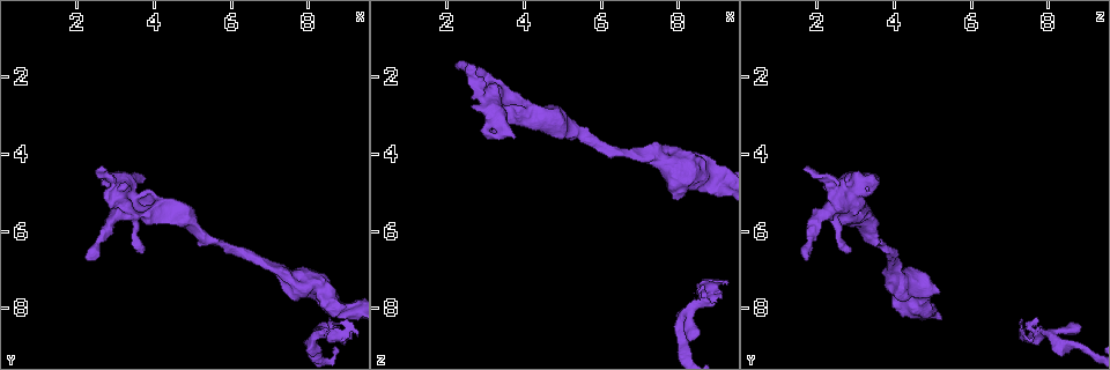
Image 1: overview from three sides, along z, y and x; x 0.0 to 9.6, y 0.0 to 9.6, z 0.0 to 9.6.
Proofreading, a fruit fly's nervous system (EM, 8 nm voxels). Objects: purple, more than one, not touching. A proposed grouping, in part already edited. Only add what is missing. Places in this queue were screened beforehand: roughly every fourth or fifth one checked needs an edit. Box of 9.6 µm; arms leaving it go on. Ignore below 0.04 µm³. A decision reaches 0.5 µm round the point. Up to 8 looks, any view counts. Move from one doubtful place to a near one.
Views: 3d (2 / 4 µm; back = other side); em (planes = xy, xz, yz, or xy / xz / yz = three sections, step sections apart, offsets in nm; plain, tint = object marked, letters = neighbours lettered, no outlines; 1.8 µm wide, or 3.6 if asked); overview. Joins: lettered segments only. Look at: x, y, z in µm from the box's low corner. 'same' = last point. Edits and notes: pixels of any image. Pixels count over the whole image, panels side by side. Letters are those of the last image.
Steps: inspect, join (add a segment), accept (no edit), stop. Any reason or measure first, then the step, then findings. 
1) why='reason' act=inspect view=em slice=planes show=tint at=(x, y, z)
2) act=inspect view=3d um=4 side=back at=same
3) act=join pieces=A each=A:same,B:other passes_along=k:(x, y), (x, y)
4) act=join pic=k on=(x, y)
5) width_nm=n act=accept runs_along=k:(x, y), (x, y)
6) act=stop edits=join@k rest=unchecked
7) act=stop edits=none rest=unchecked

why='branch stops here' act=inspect view=3d um=2 at=(2.30, 6.80, 1.70)

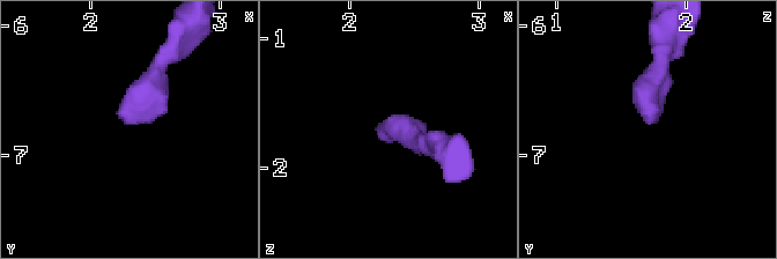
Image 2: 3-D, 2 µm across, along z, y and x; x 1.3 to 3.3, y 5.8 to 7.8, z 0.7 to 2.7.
act=inspect view=em slice=xy step=4 show=letters at=(2.30, 6.74, 1.76)

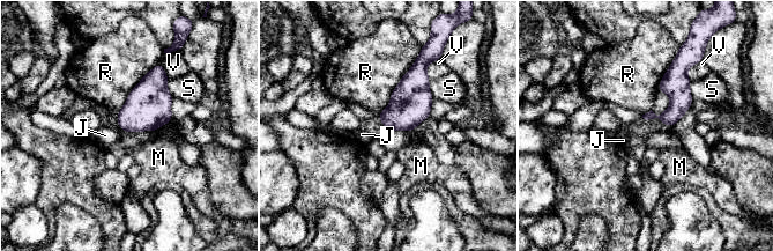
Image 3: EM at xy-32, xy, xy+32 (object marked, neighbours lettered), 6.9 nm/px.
why='another direction' act=inspect view=em slice=planes show=letters at=same

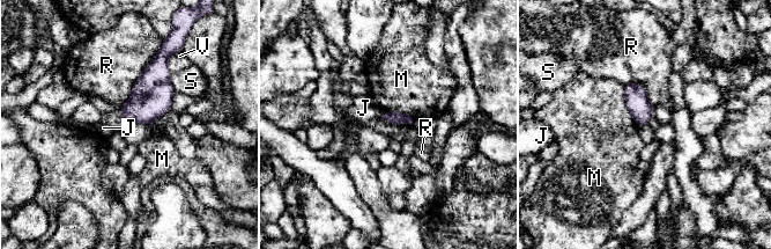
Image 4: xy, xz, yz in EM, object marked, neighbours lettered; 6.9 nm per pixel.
act=accept each=J:other,M:other,R:other,S:other,V:other border=4:(384, 111), (379, 117) found='none of them fits'

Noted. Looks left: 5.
why='thick turns thin' act=inspect view=em slice=planes show=letters at=(7.35, 7.00, 4.05)

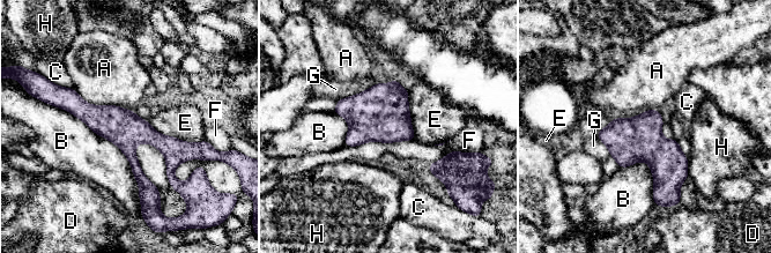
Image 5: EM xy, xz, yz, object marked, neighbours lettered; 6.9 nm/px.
width_nm=260 act=accept each=A:other,B:other,C:other,D:other,E:other,F:other,G:other,H:other runs_along=5:(71, 92), (127, 146), (142, 196) found='no lettered segment goes on from it'

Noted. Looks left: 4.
why='sudden change in width' act=inspect view=em um=3.6 slice=yz step=16 show=tint at=(3.40, 5.20, 2.85)

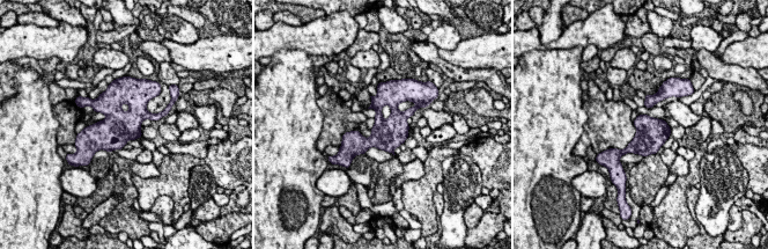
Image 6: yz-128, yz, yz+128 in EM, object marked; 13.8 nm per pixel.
act=inspect view=em um=3.6 slice=planes show=letters at=same

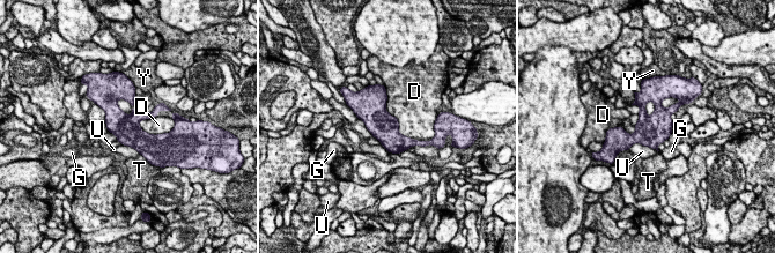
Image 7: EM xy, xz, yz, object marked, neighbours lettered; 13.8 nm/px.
act=accept each=D:other,G:other,T:other,U:other,Y:other border=7:(386, 112), (401, 134), (425, 141) found='no lettered segment goes on from it'

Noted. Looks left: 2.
act=stop edits=none rest=unchecked

